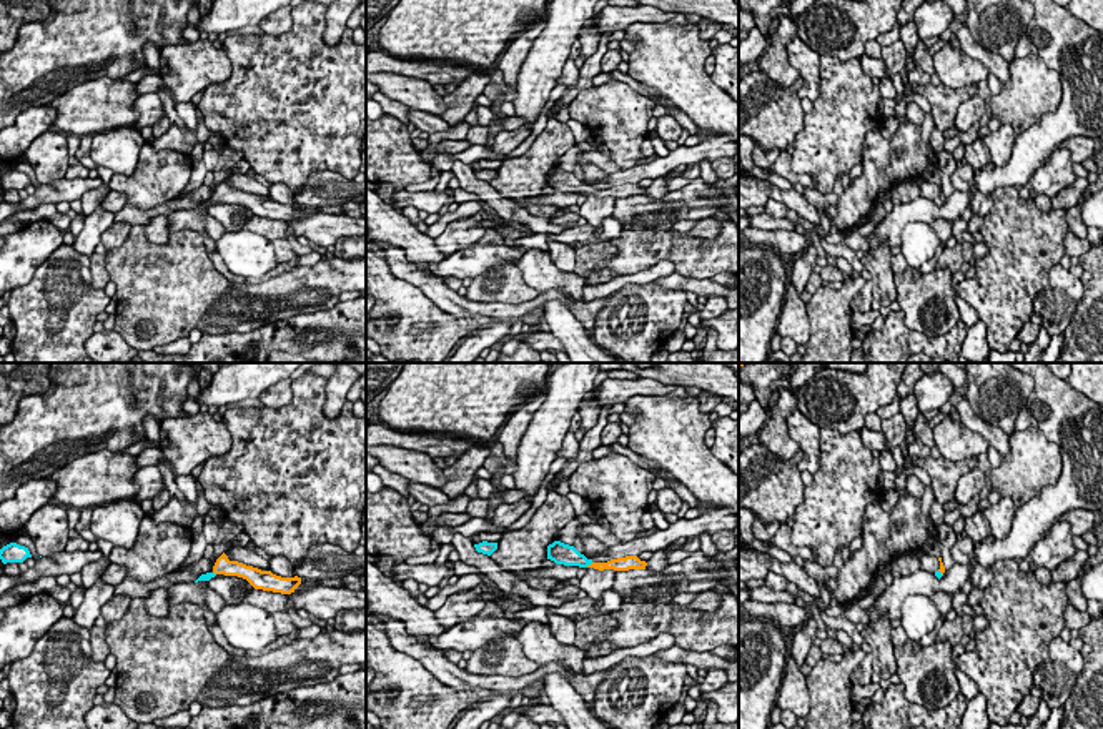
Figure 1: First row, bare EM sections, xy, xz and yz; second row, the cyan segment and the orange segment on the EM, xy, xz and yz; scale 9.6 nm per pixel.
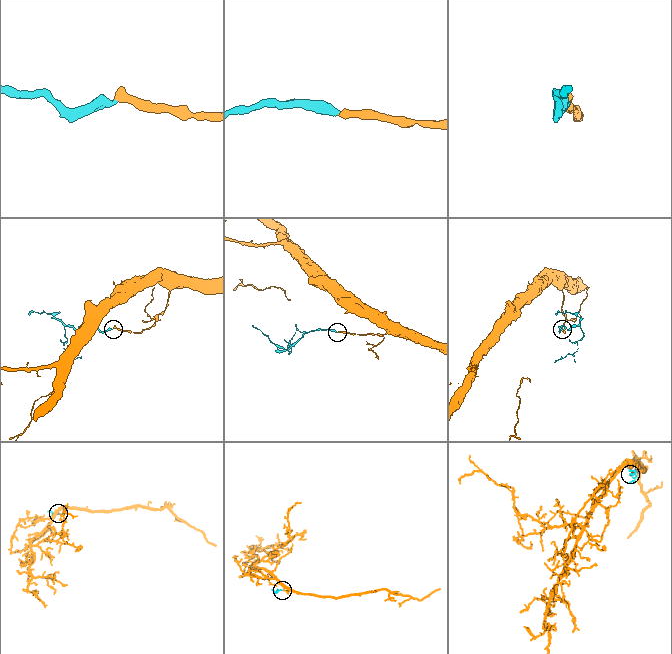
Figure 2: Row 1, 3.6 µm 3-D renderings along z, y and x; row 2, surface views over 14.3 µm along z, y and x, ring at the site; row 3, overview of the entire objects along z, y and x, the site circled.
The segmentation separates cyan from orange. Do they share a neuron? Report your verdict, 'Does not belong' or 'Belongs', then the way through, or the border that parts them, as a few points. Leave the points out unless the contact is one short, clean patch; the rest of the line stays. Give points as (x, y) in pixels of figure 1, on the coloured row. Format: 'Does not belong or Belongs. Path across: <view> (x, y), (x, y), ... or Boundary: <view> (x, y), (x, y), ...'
Belongs. Path across: xz (566, 555), (589, 565), (614, 565)

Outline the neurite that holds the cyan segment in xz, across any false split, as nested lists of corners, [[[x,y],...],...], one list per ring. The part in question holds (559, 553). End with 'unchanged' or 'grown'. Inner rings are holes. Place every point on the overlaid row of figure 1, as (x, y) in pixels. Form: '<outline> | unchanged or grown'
[[[554,541],[547,546],[547,559],[556,564],[564,566],[579,566],[579,568],[594,568],[599,571],[614,569],[614,571],[629,571],[629,569],[645,569],[647,563],[641,561],[637,556],[626,556],[611,559],[607,563],[594,563],[581,554],[574,546],[564,544],[561,541]]] | grown

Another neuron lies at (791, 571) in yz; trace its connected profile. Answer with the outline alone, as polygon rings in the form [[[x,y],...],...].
[[[775,558],[772,559],[770,571],[775,574],[782,574],[787,581],[794,583],[800,591],[809,596],[820,598],[820,586],[815,579],[812,579],[804,568],[795,563],[780,563]]]

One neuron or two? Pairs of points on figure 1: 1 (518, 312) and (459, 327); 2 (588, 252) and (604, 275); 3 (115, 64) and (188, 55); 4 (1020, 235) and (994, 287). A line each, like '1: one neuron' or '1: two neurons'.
1: two neurons
2: one neuron
3: two neurons
4: one neuron

